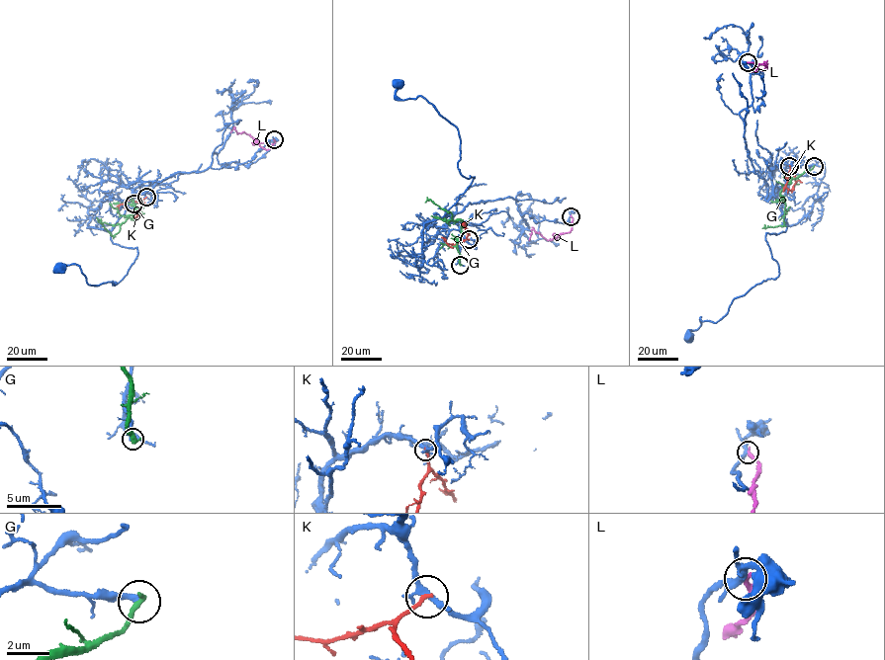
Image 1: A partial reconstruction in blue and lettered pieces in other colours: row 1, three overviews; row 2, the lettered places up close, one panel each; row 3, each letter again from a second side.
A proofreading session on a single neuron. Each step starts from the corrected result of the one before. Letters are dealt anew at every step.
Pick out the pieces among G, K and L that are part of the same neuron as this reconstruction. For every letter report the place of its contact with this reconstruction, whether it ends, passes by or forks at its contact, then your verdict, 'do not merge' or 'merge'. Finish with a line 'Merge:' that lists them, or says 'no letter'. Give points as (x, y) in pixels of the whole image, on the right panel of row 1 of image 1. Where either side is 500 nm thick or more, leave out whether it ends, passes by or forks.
G: (814, 166) | it ends | do not merge
K: (789, 166) | it ends | do not merge
L: (748, 62) | it ends | do not merge
Merge: no letter

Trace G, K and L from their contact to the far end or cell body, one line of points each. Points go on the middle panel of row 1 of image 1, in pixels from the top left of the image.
G: (460, 265), (457, 245), (462, 220), (454, 220), (450, 212), (431, 200), (424, 203)
K: (469, 239), (452, 245), (441, 237)
L: (571, 216), (572, 226), (569, 232), (548, 240), (532, 229), (529, 240)

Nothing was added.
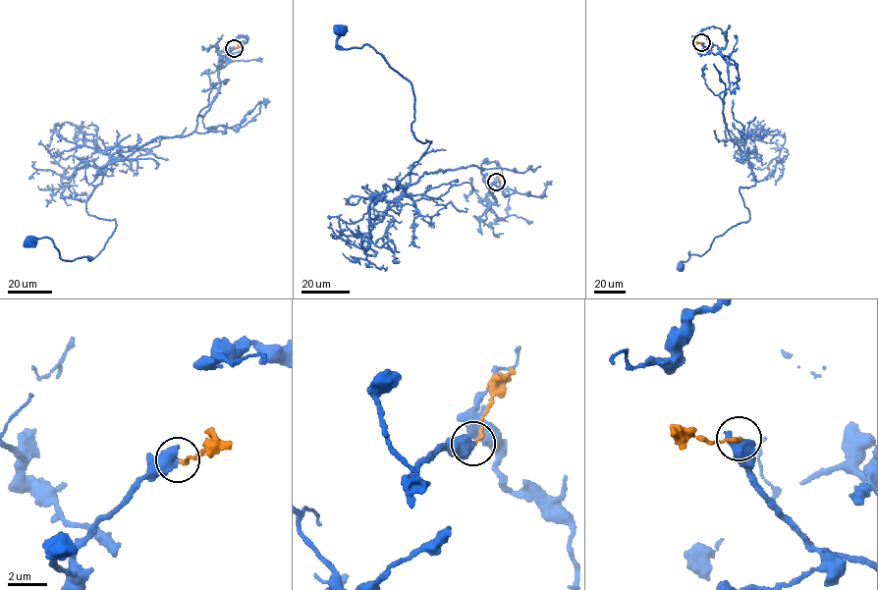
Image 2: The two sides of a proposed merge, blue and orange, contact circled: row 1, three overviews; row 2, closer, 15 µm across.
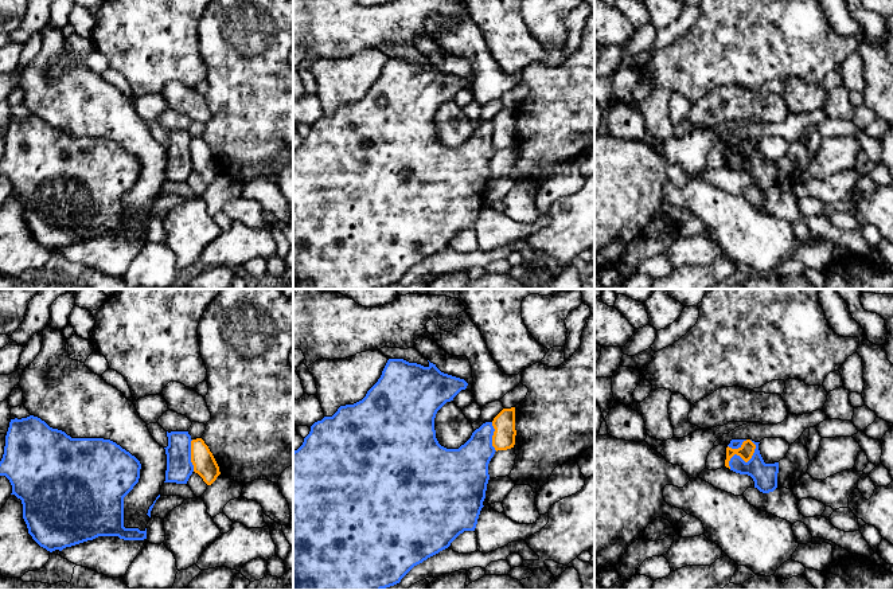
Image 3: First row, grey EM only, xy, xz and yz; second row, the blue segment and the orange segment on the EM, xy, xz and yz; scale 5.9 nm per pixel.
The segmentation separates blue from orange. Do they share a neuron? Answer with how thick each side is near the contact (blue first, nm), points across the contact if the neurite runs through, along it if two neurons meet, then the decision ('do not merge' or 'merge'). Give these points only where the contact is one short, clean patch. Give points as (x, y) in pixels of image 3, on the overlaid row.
140 nm thick on the blue side, 90 nm on the other; border along yz (751, 440), (753, 454), (747, 461), (734, 454), (729, 468); do not merge

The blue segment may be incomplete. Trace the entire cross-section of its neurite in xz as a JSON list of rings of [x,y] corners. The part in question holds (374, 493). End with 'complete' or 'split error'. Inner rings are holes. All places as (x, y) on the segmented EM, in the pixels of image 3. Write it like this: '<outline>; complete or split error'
[[[389,359],[381,378],[378,382],[367,391],[366,396],[354,403],[340,406],[332,417],[324,417],[321,421],[315,422],[311,426],[309,434],[304,438],[303,445],[293,452],[293,590],[382,590],[390,586],[394,586],[401,582],[401,579],[417,564],[422,563],[428,558],[438,554],[440,551],[448,548],[451,543],[464,531],[475,531],[477,519],[480,515],[483,501],[486,499],[487,484],[490,480],[488,464],[495,454],[495,448],[492,446],[494,426],[492,422],[483,423],[476,429],[471,438],[461,445],[459,449],[446,449],[441,446],[436,438],[434,430],[434,418],[437,411],[446,403],[453,401],[453,398],[461,391],[465,390],[468,383],[464,379],[448,375],[441,372],[436,364],[429,362],[428,367],[424,367],[417,363],[409,363],[403,359]]]; complete

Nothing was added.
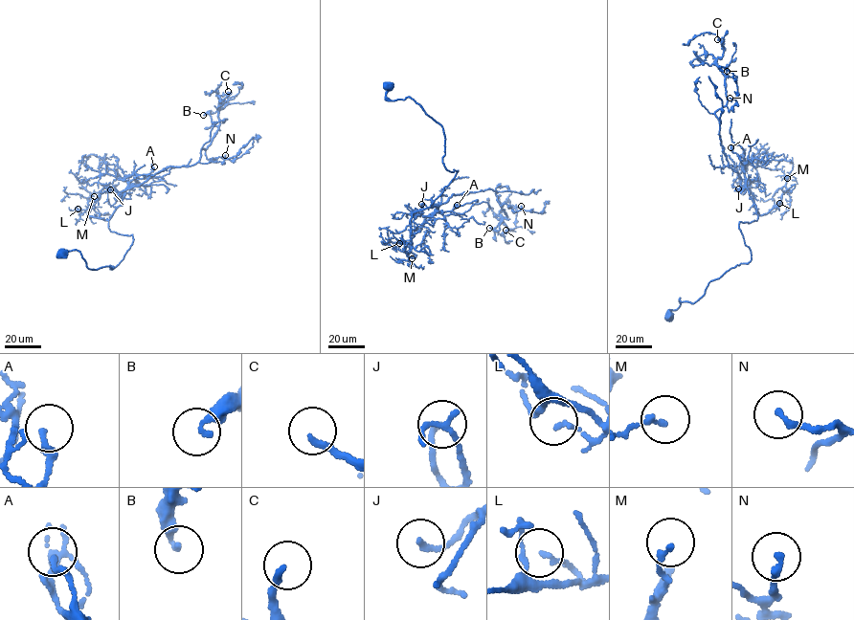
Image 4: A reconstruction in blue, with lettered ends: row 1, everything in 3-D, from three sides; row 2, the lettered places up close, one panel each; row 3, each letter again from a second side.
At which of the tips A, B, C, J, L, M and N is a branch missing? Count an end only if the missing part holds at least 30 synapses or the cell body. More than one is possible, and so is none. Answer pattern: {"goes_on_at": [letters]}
{"goes_on_at": ["C"]}

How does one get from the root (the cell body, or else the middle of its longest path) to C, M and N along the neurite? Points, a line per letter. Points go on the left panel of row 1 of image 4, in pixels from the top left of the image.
C: (60, 254), (78, 250), (91, 269), (118, 264), (133, 237), (108, 228), (118, 194), (199, 161), (228, 91)
M: (60, 254), (78, 250), (88, 268), (111, 270), (132, 244), (132, 235), (88, 217), (87, 198), (94, 196)
N: (60, 254), (111, 269), (133, 240), (108, 228), (118, 194), (193, 166), (201, 148), (225, 155)

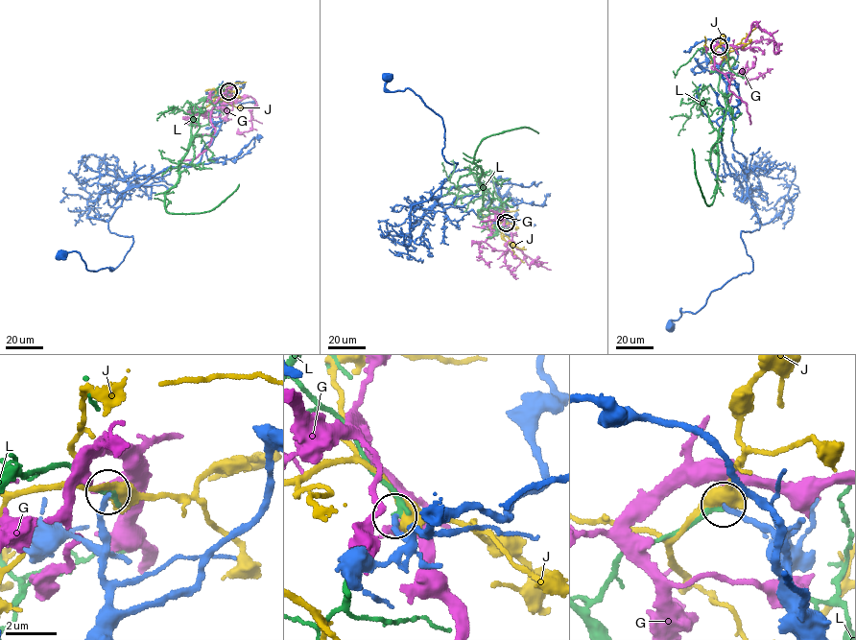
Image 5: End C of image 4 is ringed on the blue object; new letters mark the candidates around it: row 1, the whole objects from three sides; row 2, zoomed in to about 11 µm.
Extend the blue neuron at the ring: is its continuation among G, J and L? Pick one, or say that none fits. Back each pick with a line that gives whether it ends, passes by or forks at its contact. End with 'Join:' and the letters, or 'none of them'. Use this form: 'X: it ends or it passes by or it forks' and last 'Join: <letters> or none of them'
Join: none of them

